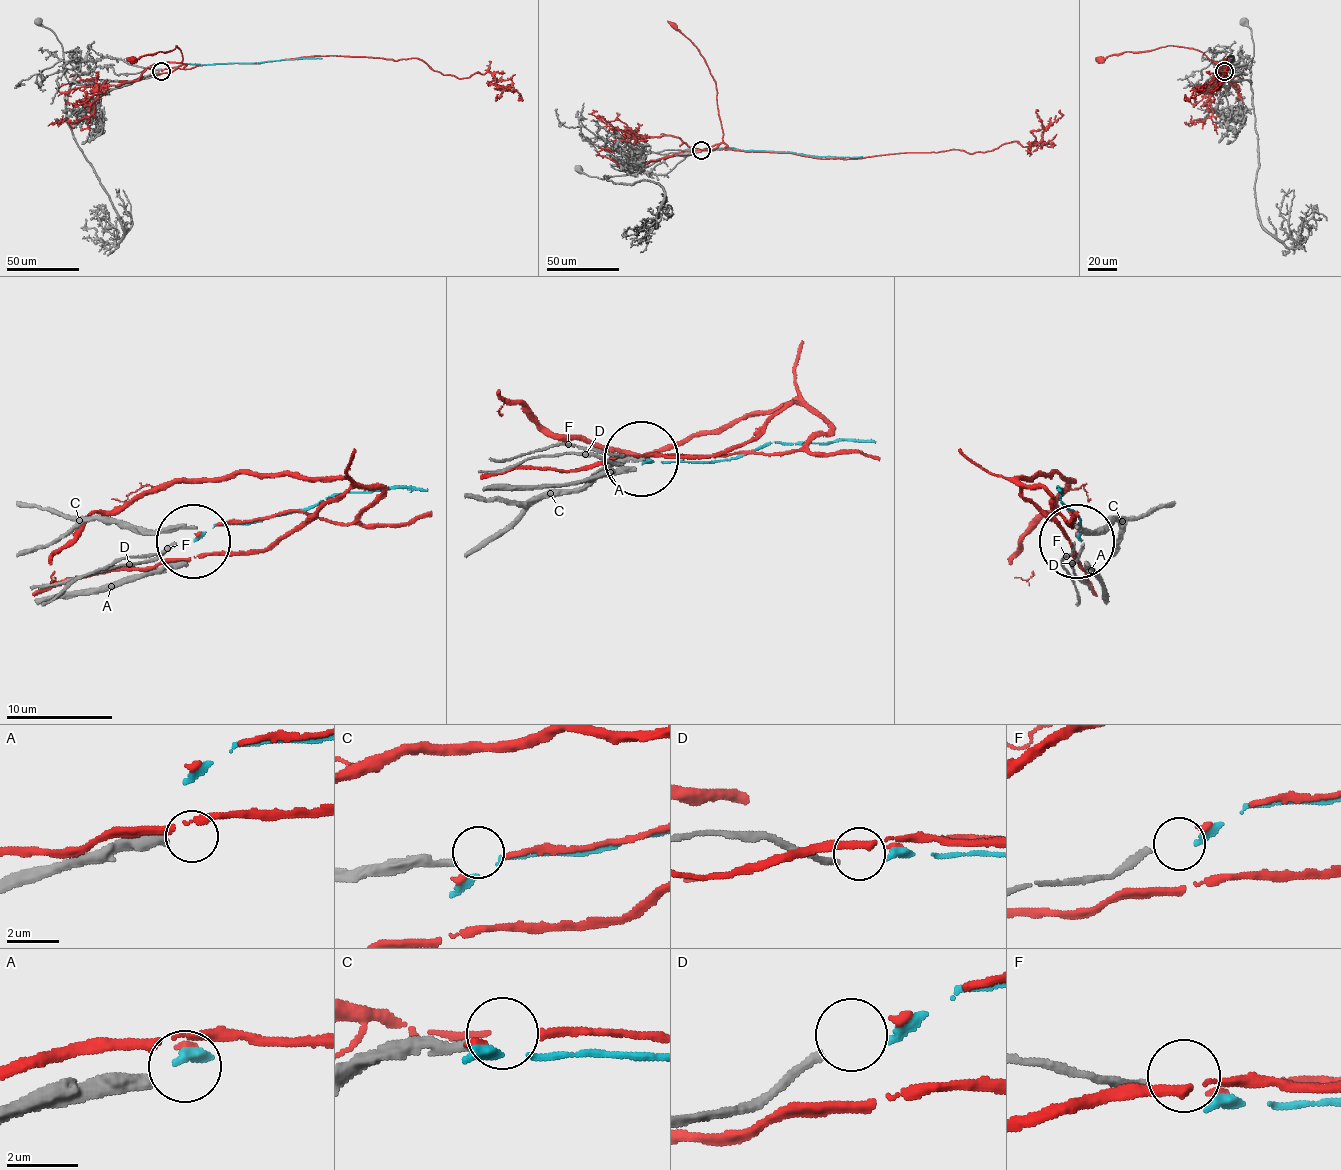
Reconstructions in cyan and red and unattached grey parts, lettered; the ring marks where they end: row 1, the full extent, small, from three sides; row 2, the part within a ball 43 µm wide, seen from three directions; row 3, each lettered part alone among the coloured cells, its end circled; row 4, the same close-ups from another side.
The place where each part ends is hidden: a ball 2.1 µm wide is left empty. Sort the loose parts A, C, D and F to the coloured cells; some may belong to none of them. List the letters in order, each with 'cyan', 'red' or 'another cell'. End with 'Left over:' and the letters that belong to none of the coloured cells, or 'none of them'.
A: another cell
C: another cell
D: cyan
F: red
Left over: A, C

